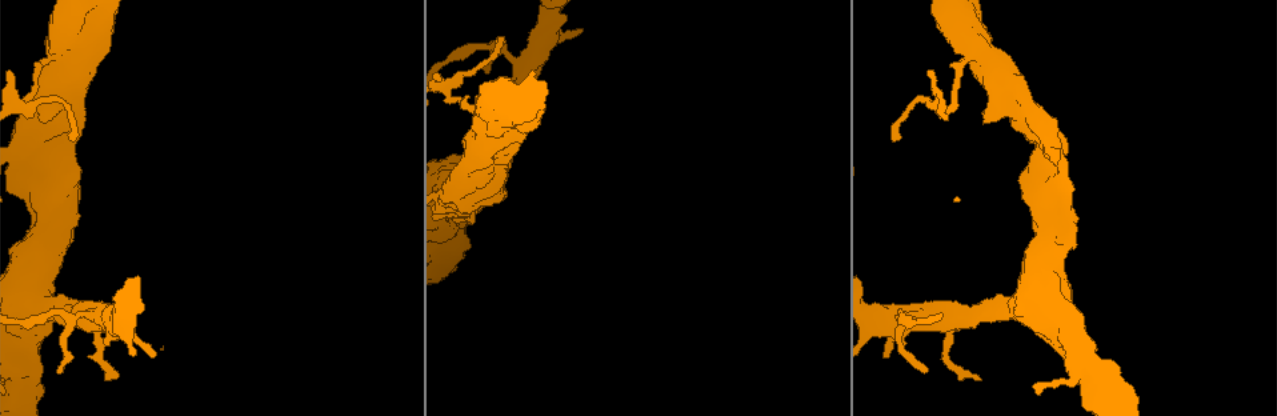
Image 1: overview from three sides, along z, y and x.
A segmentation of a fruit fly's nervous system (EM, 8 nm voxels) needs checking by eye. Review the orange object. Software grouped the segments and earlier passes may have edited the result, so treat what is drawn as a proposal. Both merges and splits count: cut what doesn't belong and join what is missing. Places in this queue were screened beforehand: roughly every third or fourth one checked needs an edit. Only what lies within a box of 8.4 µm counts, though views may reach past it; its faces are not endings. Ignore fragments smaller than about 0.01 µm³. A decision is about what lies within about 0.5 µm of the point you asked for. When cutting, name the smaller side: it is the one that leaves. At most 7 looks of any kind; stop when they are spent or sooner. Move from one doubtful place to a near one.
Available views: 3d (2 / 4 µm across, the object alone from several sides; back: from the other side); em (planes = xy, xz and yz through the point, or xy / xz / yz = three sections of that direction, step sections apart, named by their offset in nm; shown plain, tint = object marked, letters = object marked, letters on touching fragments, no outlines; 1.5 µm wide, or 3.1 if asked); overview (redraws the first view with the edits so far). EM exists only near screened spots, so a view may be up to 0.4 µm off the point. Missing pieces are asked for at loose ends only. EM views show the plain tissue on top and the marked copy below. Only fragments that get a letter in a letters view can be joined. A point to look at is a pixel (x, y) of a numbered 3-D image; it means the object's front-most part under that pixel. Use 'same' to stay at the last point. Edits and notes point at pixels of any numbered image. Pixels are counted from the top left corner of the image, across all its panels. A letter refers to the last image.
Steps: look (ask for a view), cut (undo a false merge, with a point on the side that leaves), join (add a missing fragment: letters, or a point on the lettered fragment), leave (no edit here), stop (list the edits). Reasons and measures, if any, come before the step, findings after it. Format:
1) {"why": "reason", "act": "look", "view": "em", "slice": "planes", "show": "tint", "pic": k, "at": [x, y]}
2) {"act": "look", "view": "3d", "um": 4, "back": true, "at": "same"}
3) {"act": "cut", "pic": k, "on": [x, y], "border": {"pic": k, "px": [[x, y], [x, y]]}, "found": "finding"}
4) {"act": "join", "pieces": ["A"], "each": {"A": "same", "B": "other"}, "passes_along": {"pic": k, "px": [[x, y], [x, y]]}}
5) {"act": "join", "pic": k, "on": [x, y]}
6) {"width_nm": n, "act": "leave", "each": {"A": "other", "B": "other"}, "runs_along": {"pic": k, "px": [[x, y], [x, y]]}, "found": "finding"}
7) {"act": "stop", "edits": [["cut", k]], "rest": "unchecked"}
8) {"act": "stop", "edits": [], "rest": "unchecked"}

{"why": "calibre changes", "act": "look", "view": "em", "slice": "xz", "step": 8, "show": "tint", "pic": 1, "at": [970, 57]}

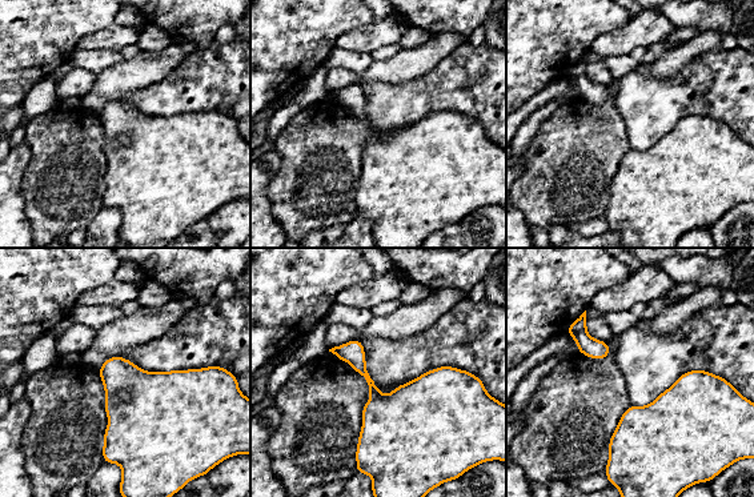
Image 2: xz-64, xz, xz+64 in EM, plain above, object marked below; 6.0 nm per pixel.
{"why": "see the neighbours", "act": "look", "view": "em", "slice": "xz", "step": 8, "show": "letters", "at": "same"}

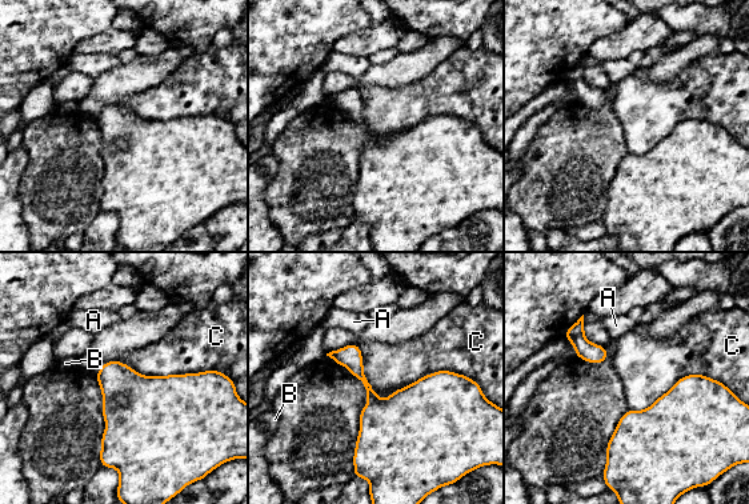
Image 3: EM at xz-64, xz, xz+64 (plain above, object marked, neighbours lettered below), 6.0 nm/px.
{"act": "leave", "each": {"A": "other", "B": "other", "C": "other"}, "border": {"pic": 3, "px": [[359, 347], [492, 403]]}, "found": "all the same cell"}

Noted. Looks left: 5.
{"why": "tapers out", "act": "look", "view": "3d", "um": 2, "back": true, "pic": 1, "at": [501, 42]}

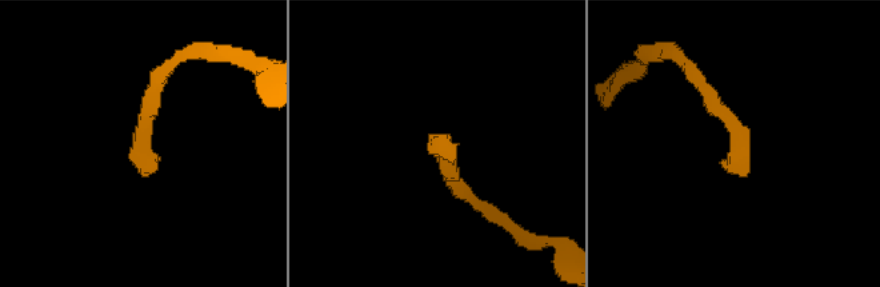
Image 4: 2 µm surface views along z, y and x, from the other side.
{"act": "look", "view": "em", "slice": "xy", "step": 8, "show": "letters", "pic": 4, "at": [741, 176]}

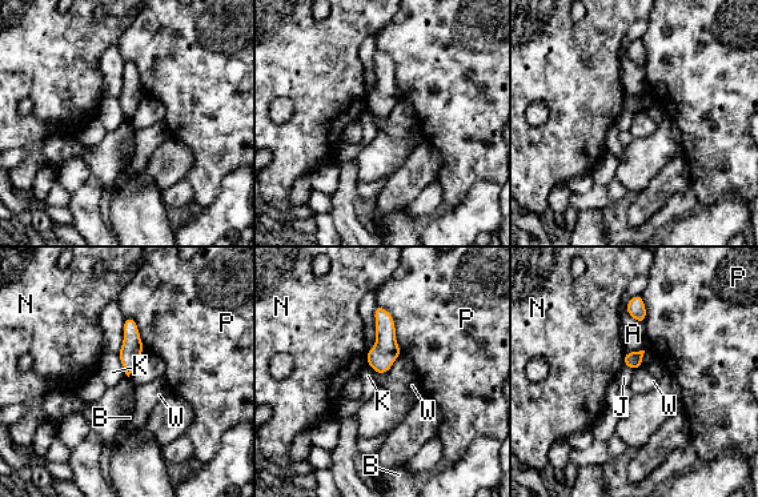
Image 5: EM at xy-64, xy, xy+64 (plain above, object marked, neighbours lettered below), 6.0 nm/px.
{"why": "another direction", "act": "look", "view": "em", "slice": "planes", "show": "letters", "at": "same"}

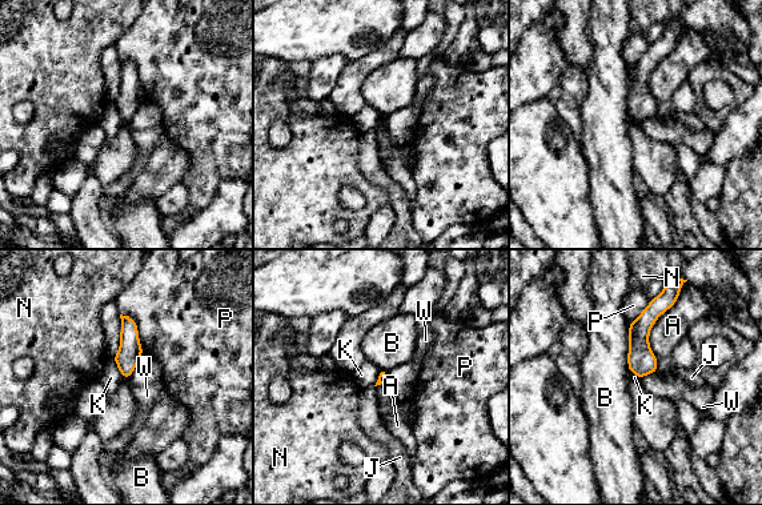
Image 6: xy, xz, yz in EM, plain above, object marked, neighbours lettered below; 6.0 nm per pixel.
{"act": "leave", "each": {"A": "other", "B": "other", "J": "other", "K": "other", "N": "other", "P": "other", "W": "other"}, "border": {"pic": 6, "px": [[657, 371], [640, 379]]}, "found": "none of them fits"}

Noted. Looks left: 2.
{"why": "thick end", "act": "look", "view": "3d", "um": 2, "pic": 1, "at": [34, 222]}

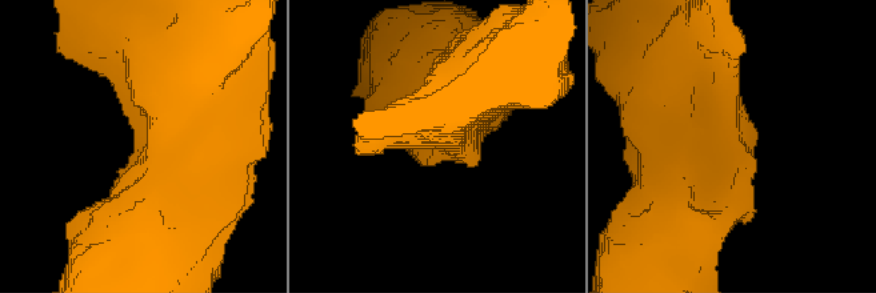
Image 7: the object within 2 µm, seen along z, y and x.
{"act": "look", "view": "em", "slice": "planes", "show": "letters", "pic": 7, "at": [139, 145]}

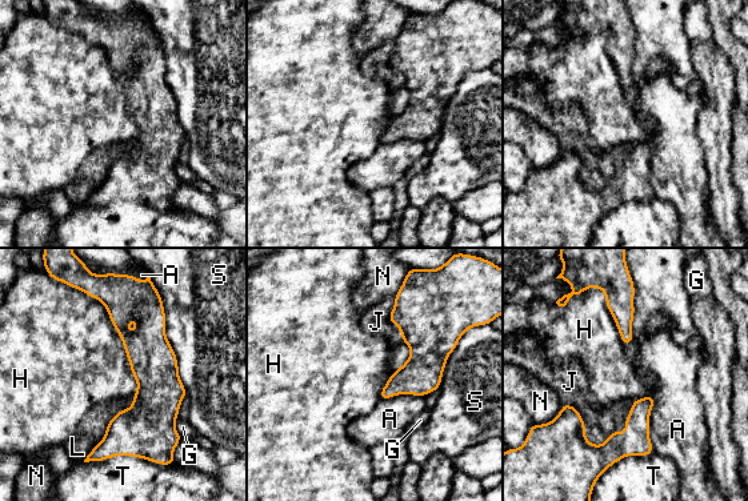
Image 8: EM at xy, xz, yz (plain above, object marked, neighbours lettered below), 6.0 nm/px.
{"act": "leave", "each": {"A": "other", "G": "other", "H": "other", "J": "other", "L": "other", "N": "other", "S": "other", "T": "other"}, "runs_along": {"pic": 8, "px": [[130, 296], [151, 356], [151, 455]]}, "found": "no lettered fragment goes on from it"}

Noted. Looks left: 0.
{"act": "stop", "edits": [], "rest": "unchecked"}

